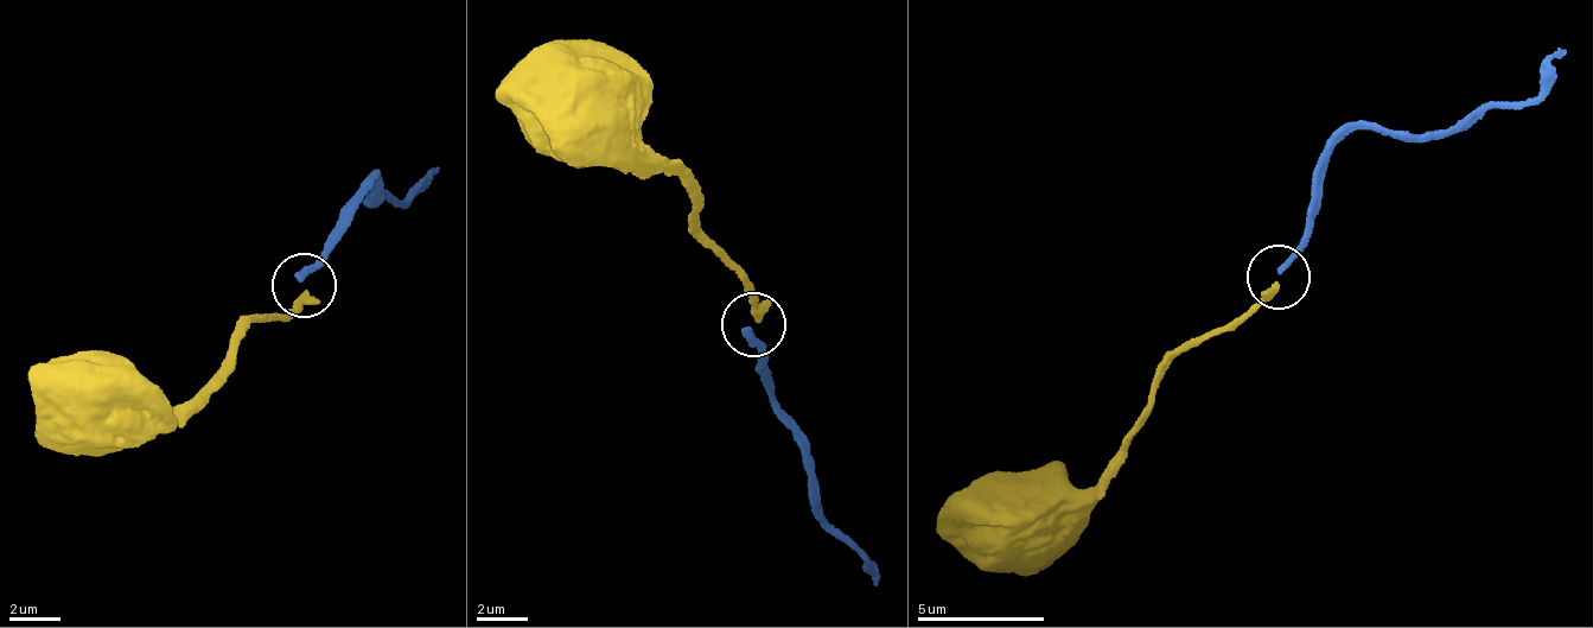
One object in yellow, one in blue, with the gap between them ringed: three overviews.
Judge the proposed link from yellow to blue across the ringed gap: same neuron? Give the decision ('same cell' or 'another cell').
another cell

